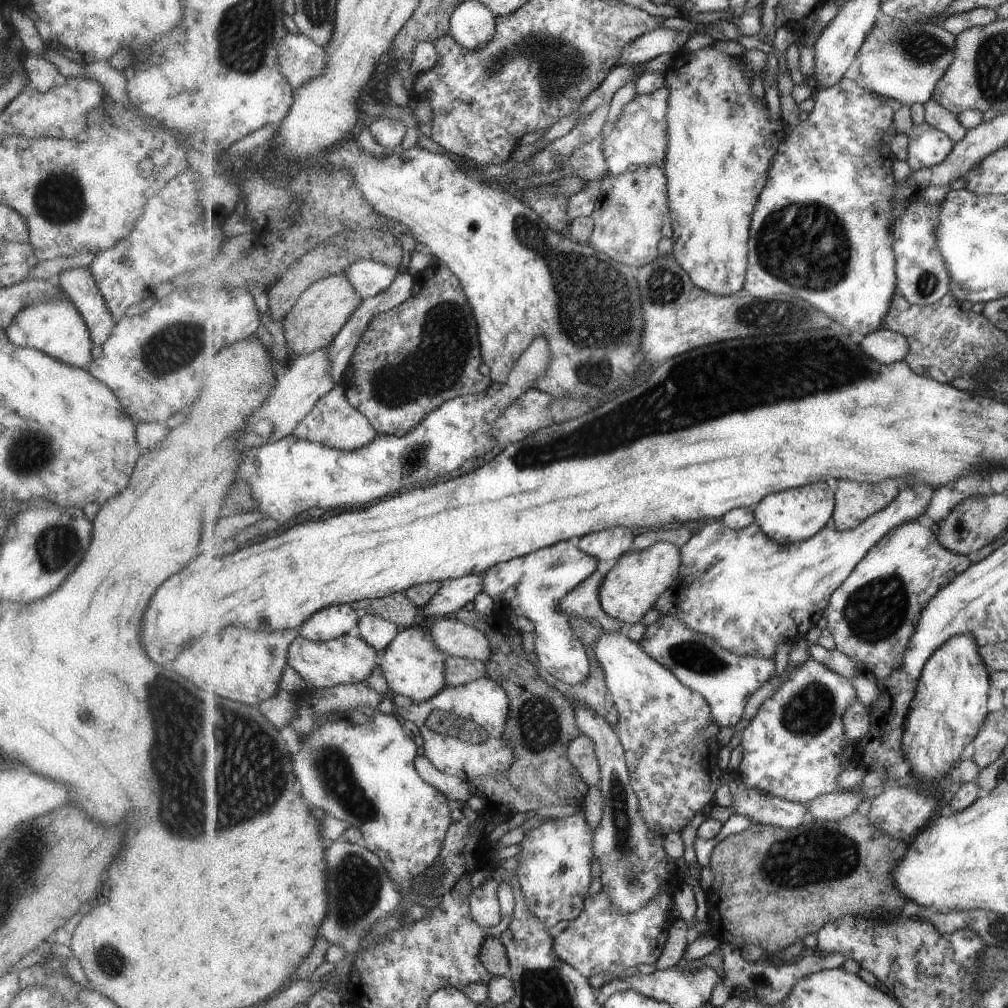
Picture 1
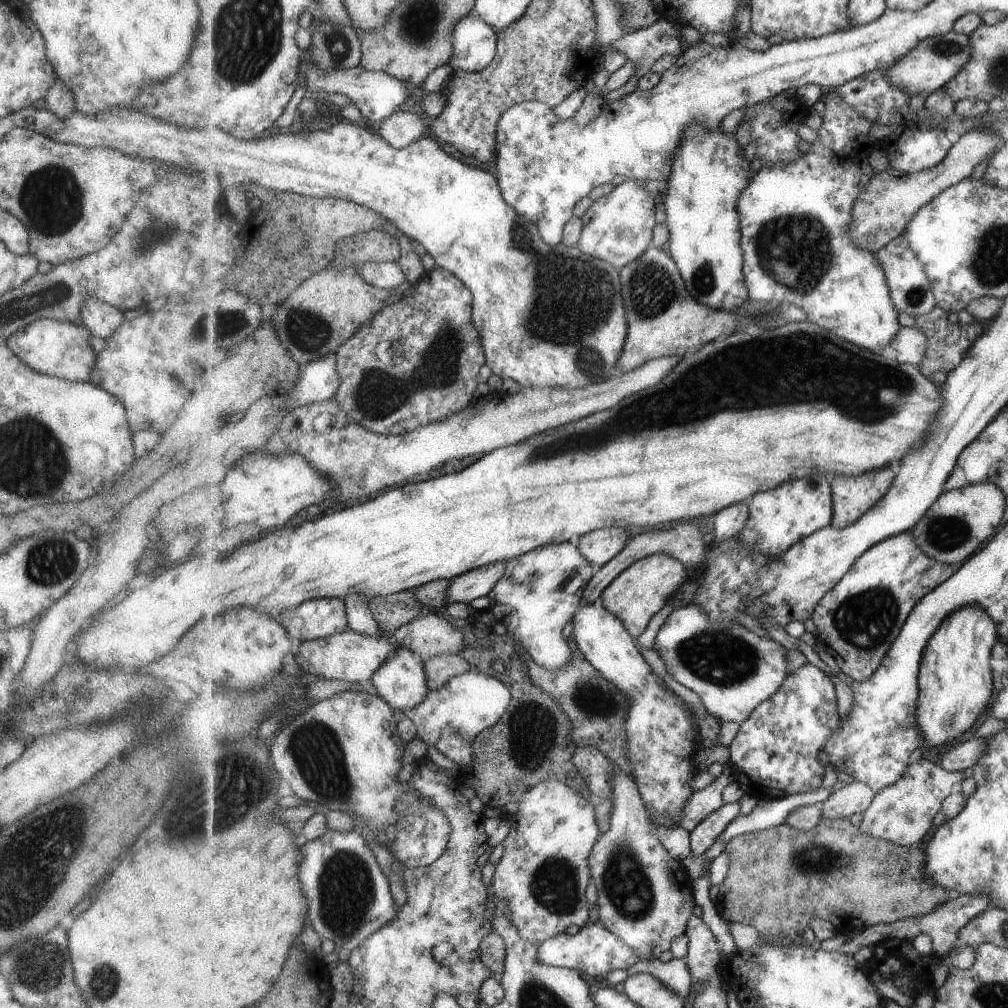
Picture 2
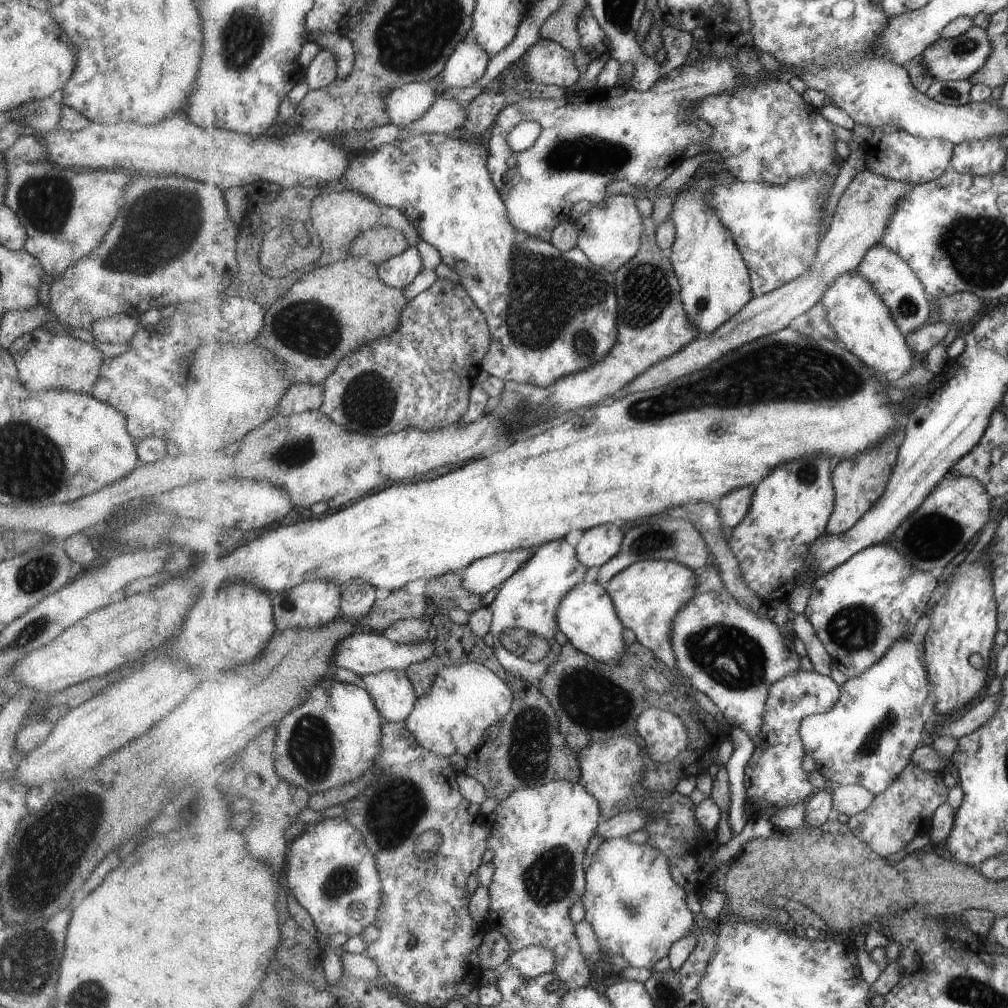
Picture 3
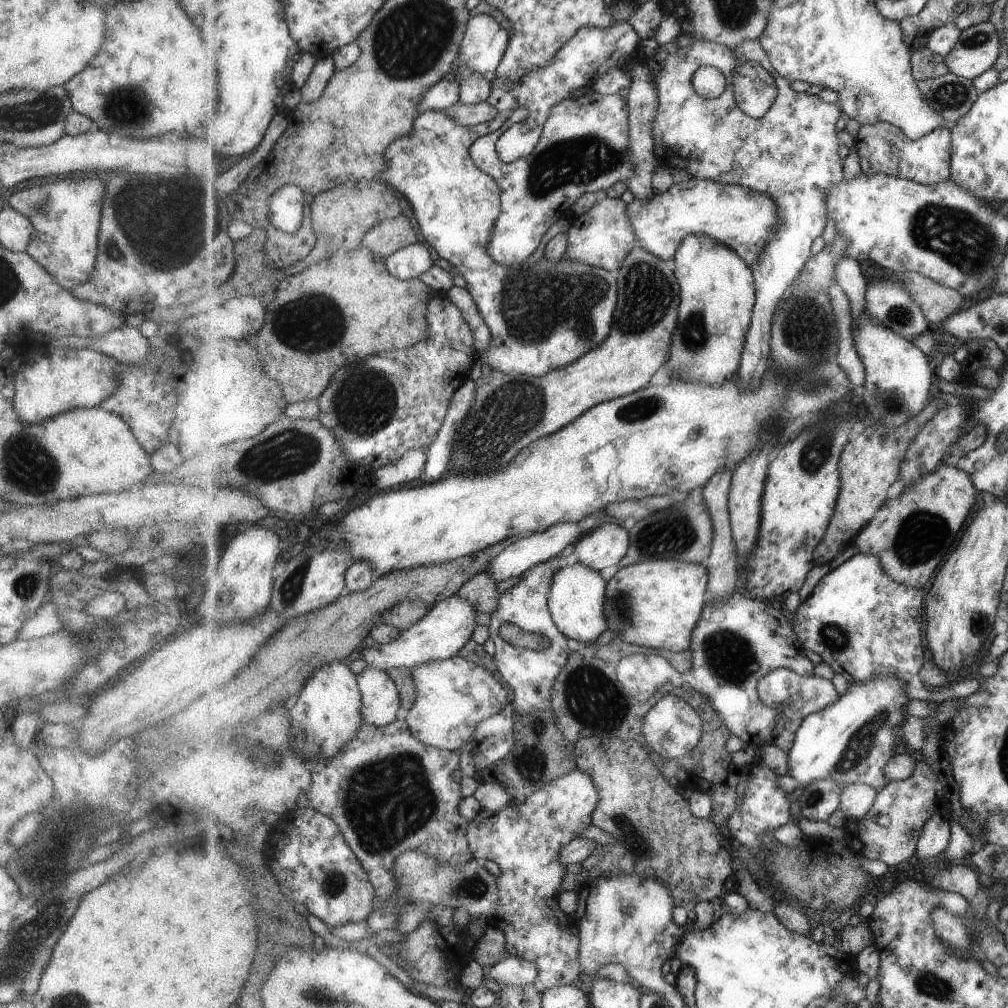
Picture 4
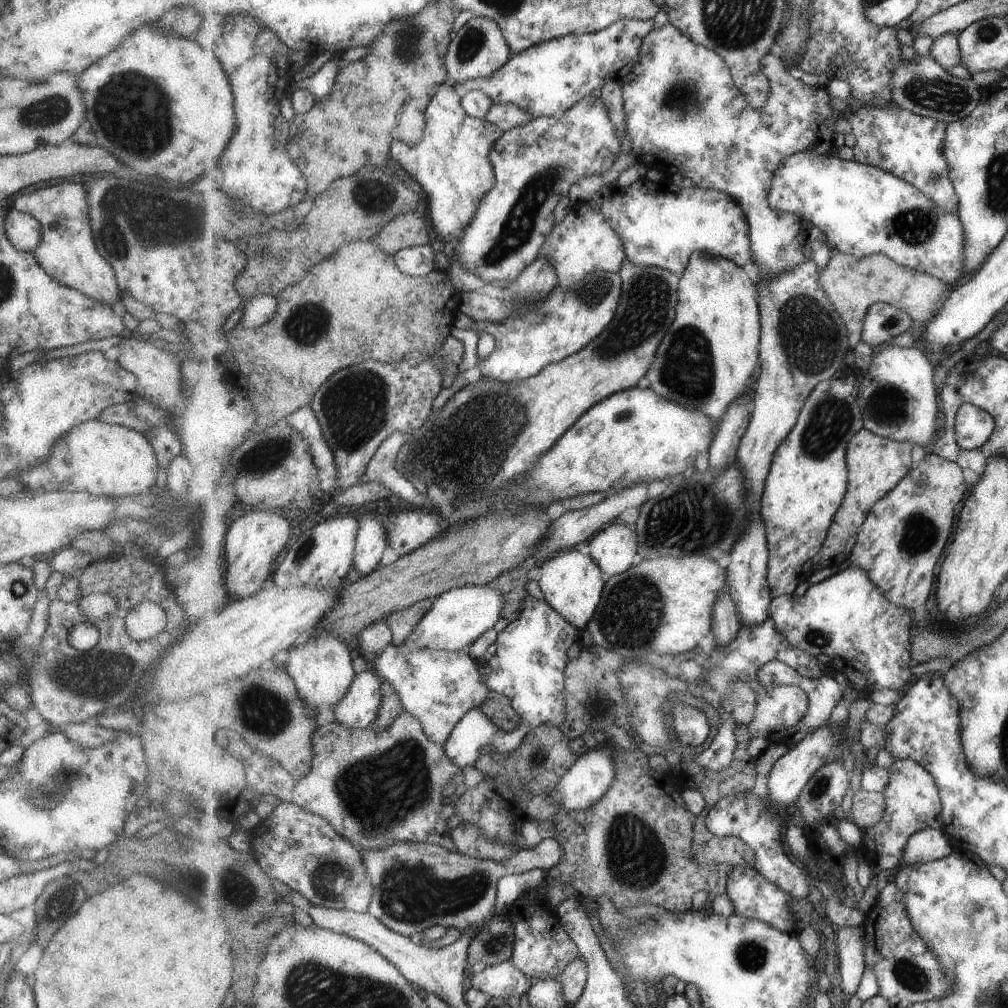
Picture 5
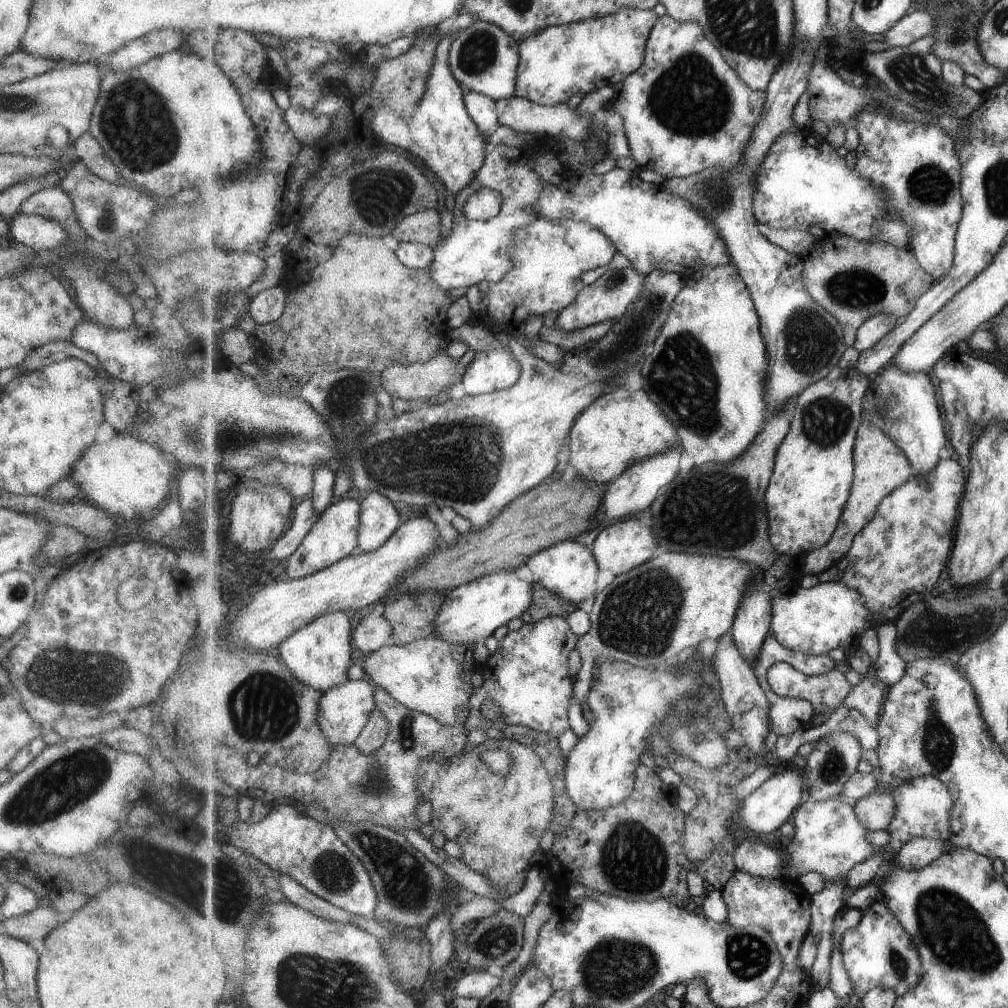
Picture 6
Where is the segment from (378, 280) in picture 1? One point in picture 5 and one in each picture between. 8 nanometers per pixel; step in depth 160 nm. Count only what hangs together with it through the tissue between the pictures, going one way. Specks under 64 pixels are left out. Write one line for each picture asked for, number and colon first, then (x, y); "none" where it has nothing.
2: (388, 275)
3: (401, 271)
4: (409, 263)
5: (419, 261)

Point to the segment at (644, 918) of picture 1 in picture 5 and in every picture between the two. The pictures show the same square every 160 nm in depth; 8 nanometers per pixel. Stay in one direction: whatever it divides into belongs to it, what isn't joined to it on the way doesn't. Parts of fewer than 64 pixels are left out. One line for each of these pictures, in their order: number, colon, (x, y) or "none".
2: (594, 950)
3: (532, 962)
4: (512, 971)
5: (502, 980)

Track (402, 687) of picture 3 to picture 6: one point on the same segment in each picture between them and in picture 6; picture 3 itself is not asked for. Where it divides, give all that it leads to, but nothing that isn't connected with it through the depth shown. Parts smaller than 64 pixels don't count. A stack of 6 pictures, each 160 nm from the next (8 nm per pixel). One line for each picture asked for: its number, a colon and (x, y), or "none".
4: (381, 702)
5: (358, 710)
6: (345, 710)

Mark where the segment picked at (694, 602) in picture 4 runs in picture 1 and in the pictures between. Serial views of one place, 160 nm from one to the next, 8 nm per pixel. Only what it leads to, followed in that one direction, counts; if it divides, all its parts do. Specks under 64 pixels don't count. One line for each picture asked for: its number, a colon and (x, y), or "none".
1: (639, 578)
2: (638, 594)
3: (647, 596)

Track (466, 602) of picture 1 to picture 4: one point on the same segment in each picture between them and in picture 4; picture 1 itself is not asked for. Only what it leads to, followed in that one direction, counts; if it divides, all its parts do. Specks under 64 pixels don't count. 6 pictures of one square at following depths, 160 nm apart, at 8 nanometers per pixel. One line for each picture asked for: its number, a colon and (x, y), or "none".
2: (478, 583)
3: (485, 575)
4: (518, 558)

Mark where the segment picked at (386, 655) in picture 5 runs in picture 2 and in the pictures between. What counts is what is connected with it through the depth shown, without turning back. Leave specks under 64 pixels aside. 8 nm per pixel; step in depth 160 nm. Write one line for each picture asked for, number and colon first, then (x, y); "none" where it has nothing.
2: (473, 702)
3: (465, 700)
4: (453, 695)

